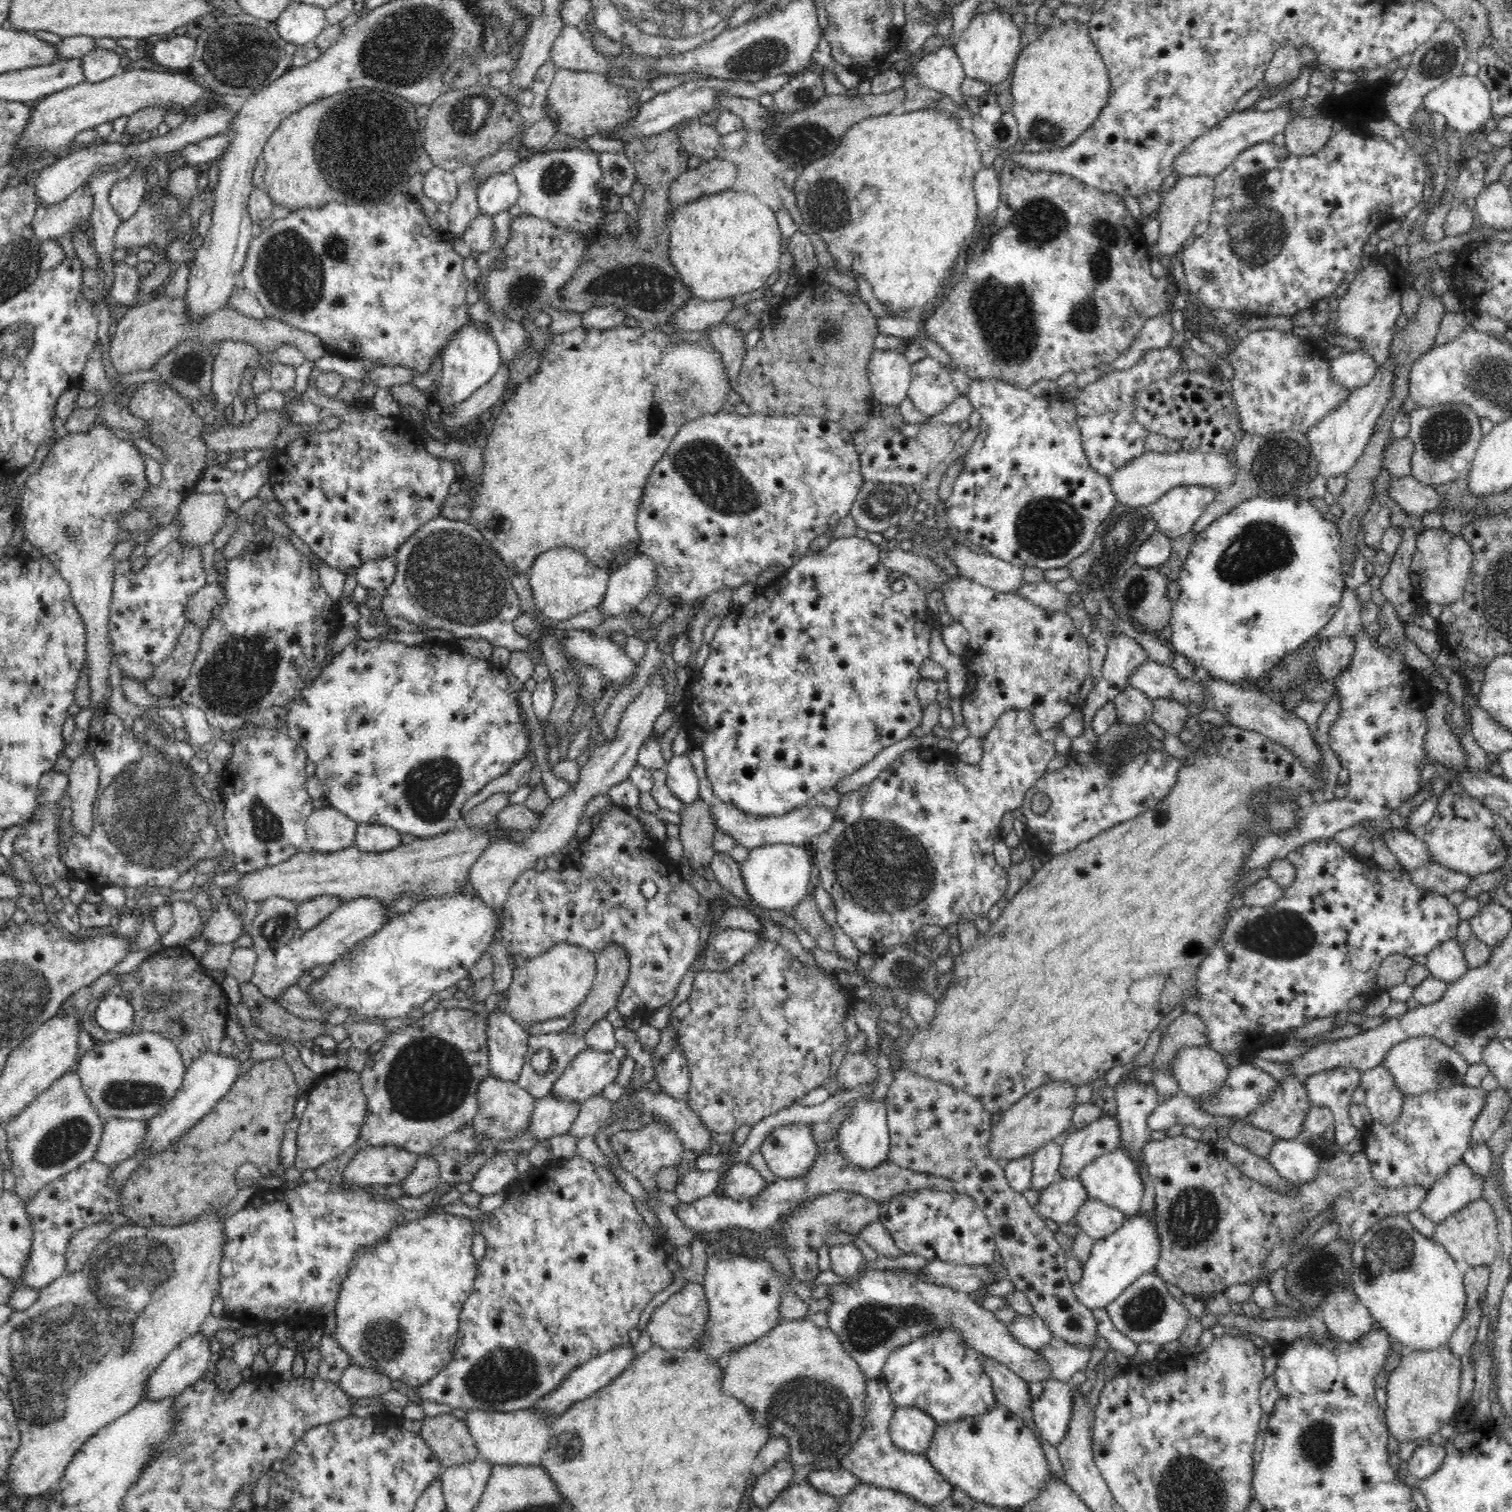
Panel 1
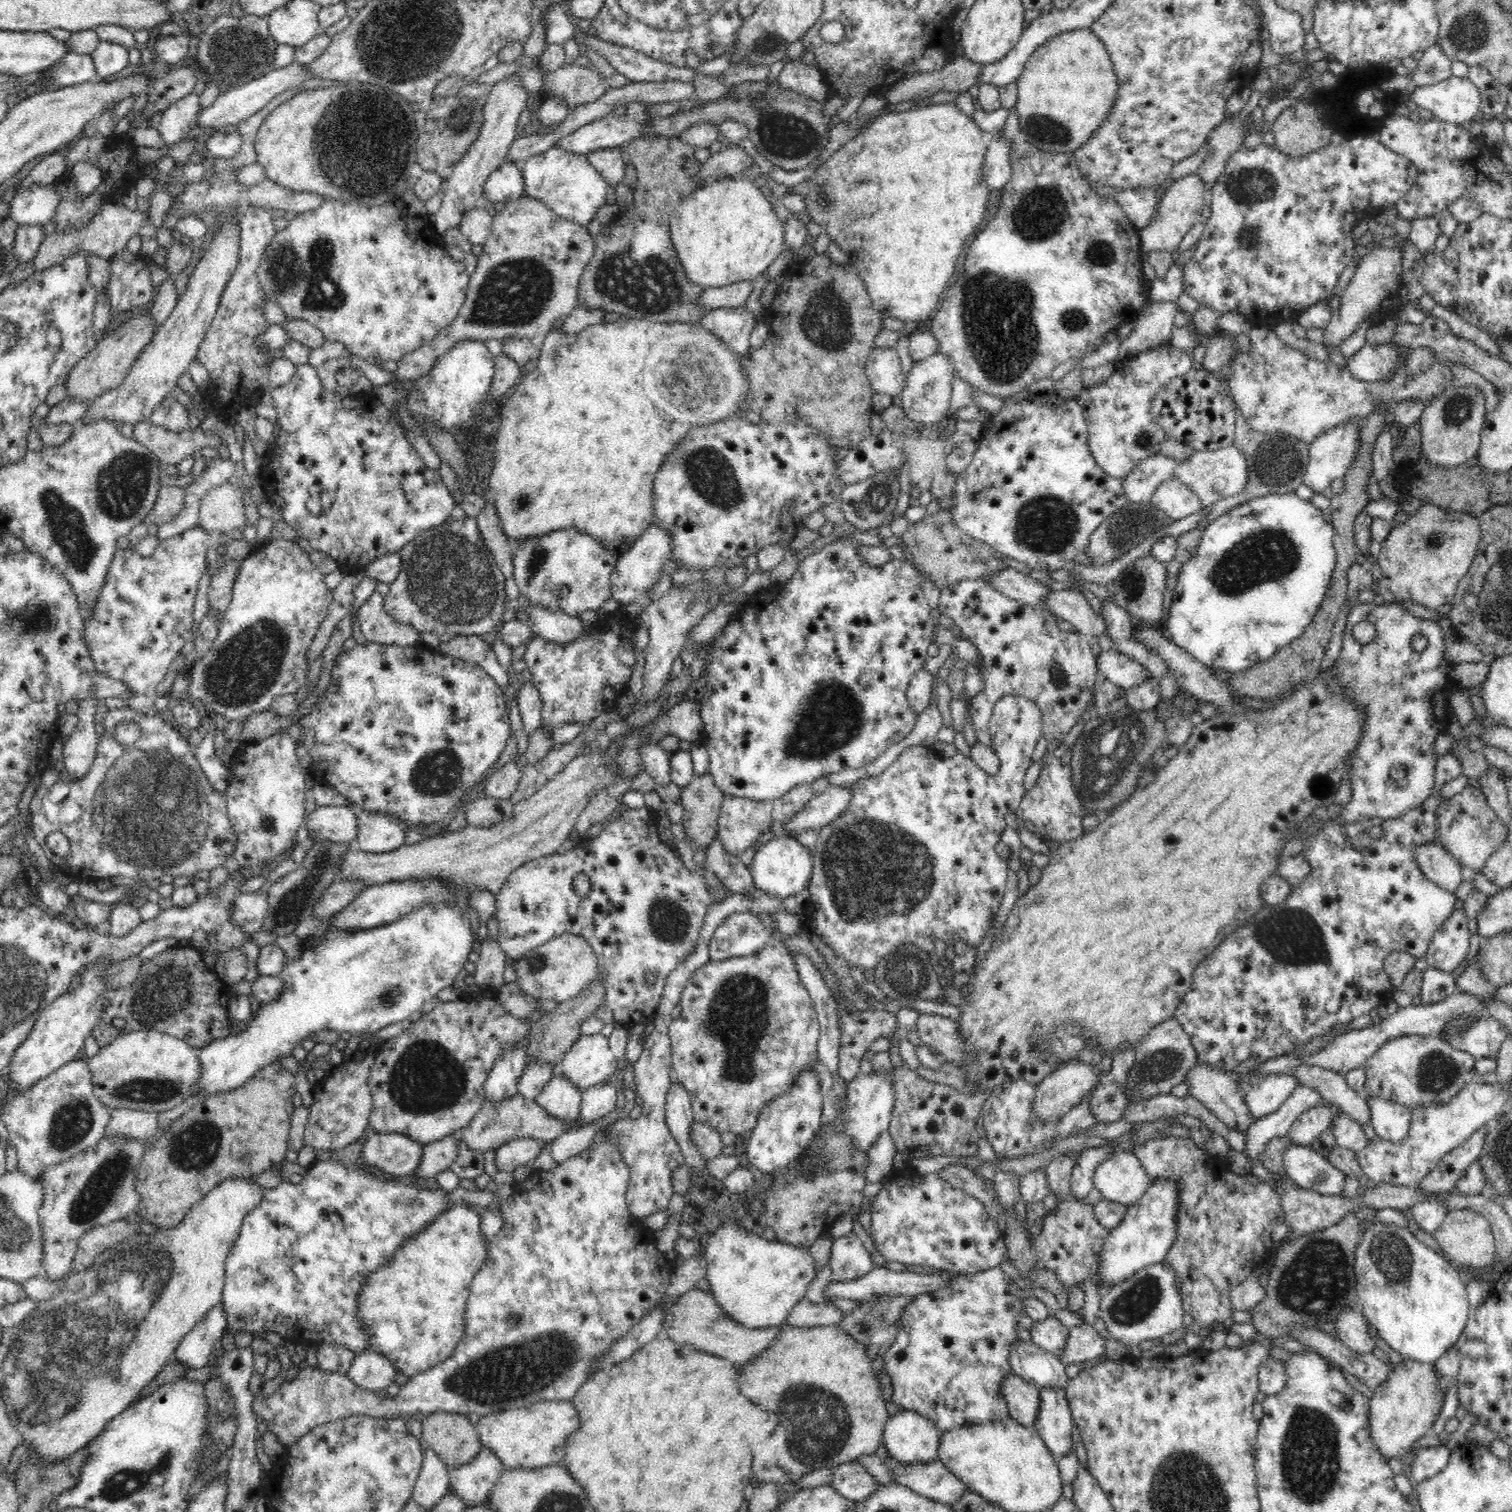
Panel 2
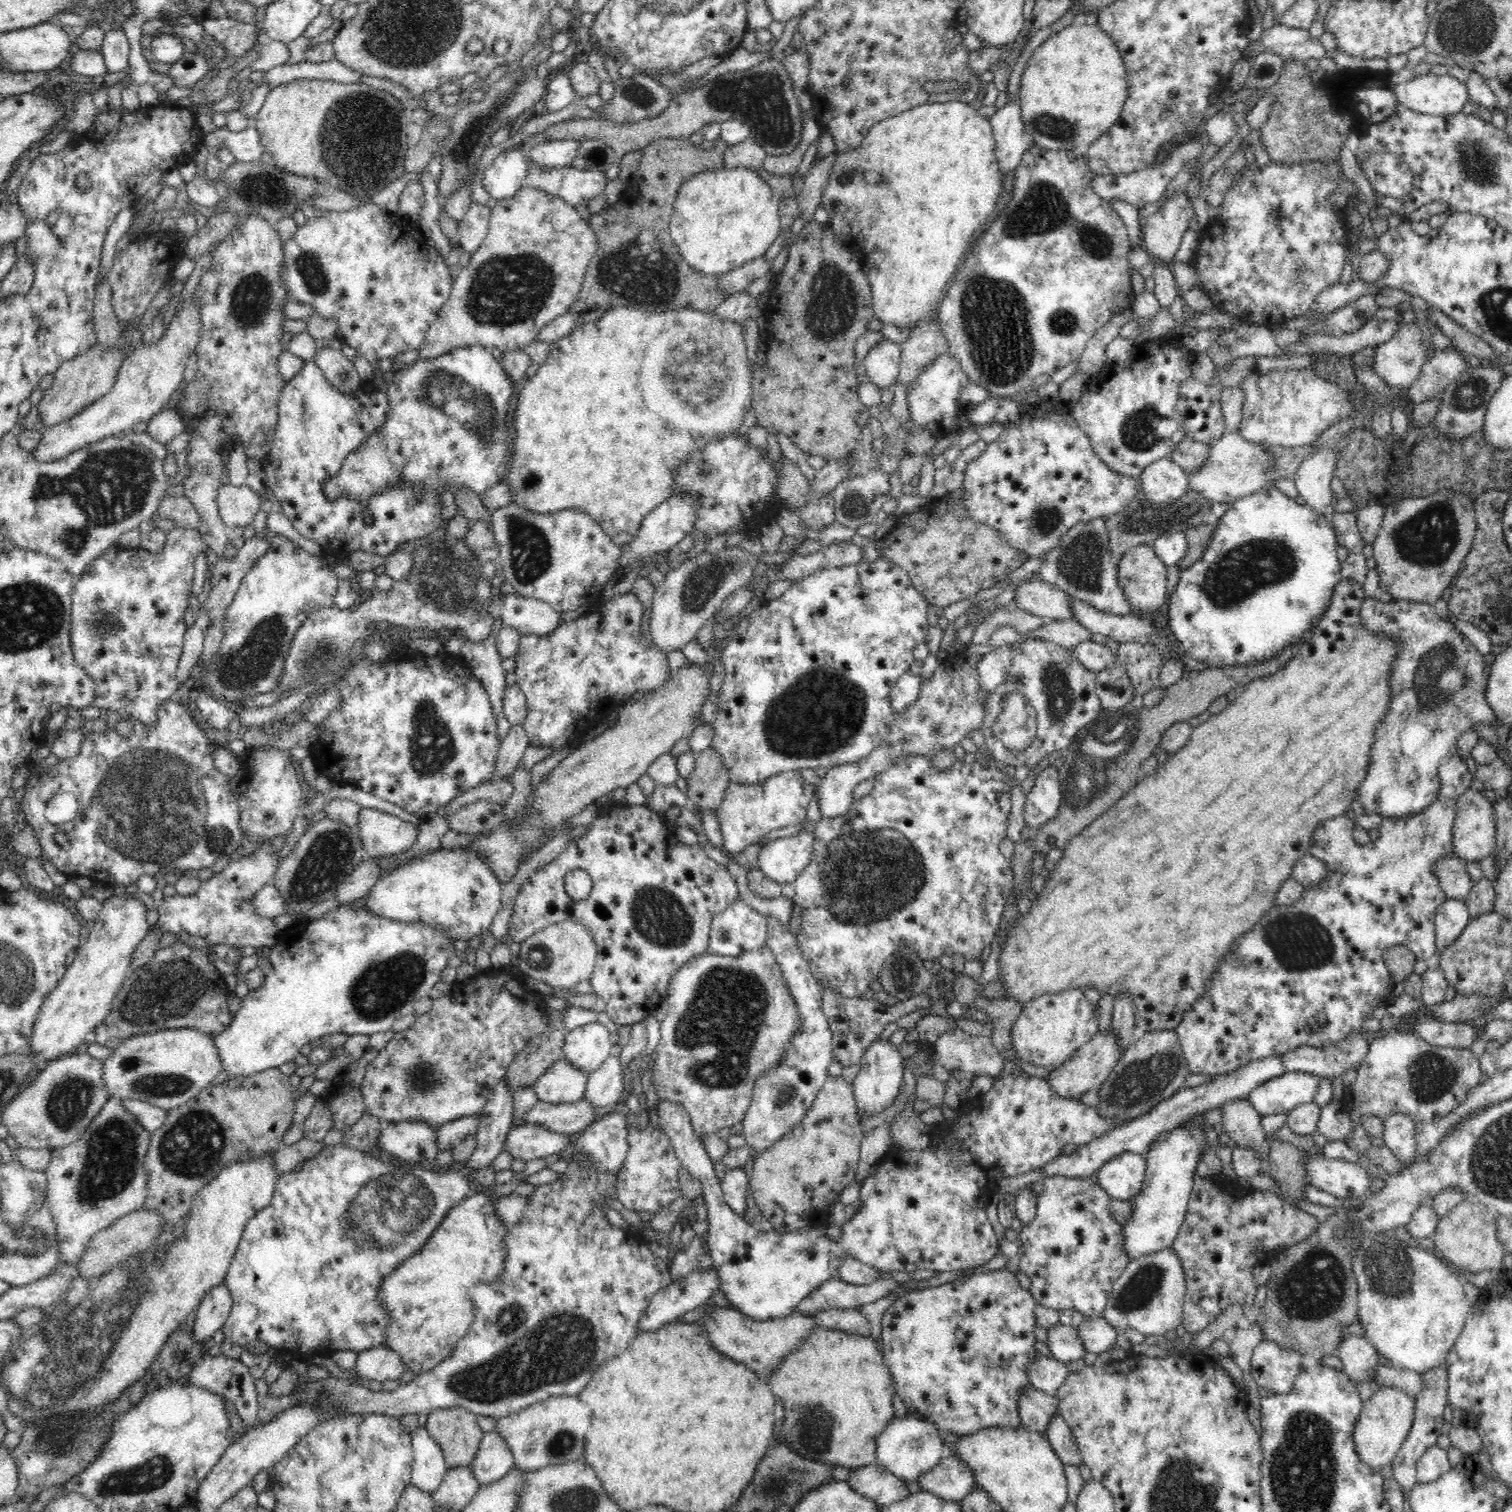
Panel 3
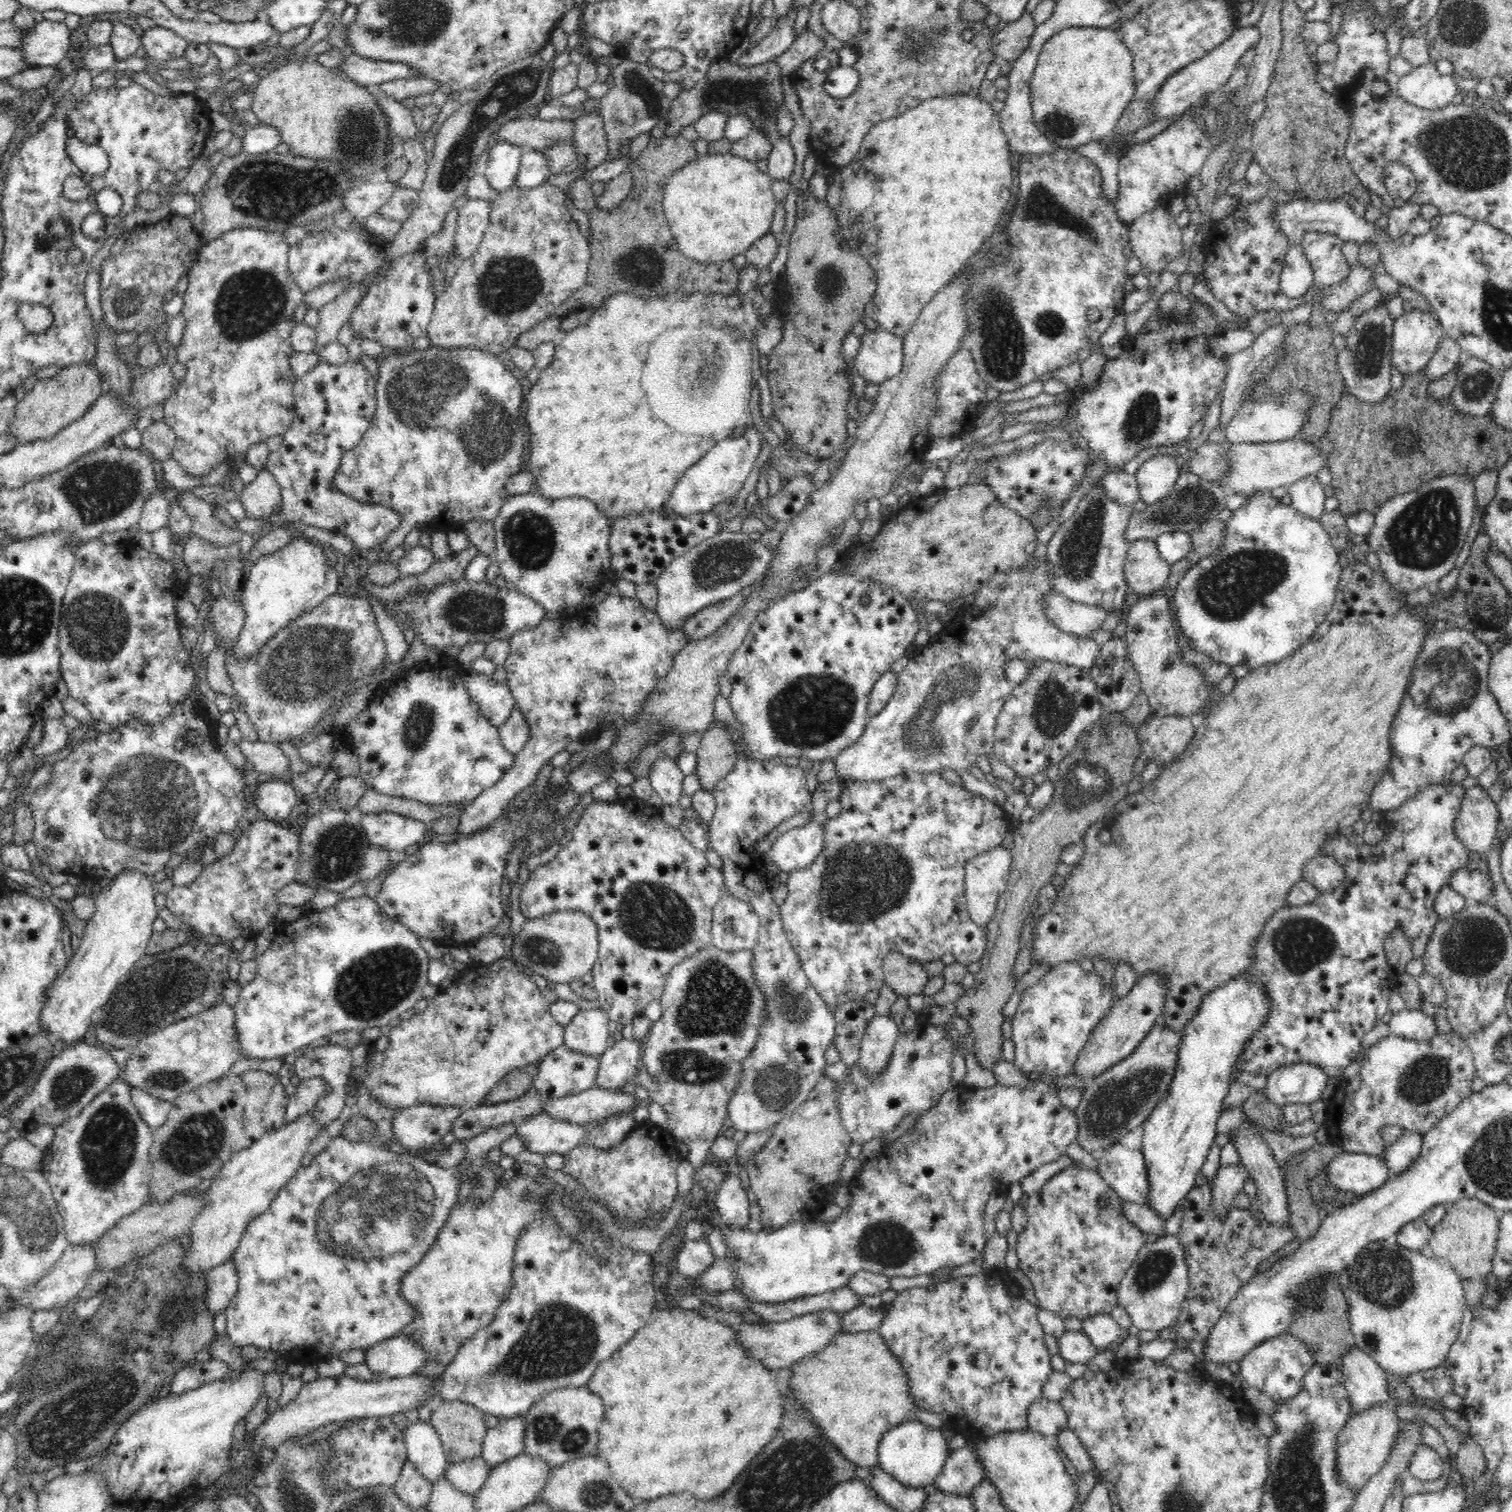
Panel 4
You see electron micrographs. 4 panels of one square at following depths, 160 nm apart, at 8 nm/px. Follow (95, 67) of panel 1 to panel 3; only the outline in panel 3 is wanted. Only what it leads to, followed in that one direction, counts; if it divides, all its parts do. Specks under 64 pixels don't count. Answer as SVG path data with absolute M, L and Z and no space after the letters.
M124 29L106 30L100 52L106 63L107 73L126 71L129 65L130 43Z

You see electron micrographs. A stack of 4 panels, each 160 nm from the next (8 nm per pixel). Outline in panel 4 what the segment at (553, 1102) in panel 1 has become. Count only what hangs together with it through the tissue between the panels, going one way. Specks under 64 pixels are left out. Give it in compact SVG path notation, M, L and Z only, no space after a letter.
M562 1045L540 1062L532 1086L550 1099L565 1097L596 1085L600 1057L571 1051Z

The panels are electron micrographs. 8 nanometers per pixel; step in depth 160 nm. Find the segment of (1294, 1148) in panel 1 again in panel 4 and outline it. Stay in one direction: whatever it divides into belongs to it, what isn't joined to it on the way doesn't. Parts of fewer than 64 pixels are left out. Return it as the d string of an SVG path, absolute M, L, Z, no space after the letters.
M1366 1153L1338 1154L1325 1167L1328 1182L1338 1191L1365 1195L1390 1178L1387 1162Z

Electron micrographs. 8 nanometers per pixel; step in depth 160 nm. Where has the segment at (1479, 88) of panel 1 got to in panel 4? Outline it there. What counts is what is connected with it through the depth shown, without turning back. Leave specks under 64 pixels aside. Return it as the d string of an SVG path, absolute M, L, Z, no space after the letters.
M1428 62L1393 79L1393 90L1411 105L1433 111L1451 103L1460 89L1452 75L1440 74L1437 65Z

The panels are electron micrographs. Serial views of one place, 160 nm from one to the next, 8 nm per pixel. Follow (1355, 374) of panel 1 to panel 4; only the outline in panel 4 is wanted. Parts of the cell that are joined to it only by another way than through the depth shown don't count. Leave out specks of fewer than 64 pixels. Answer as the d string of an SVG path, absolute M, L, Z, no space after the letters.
M1419 309L1404 312L1393 322L1391 355L1393 367L1396 367L1404 378L1424 371L1444 336L1446 336L1445 330L1434 313Z

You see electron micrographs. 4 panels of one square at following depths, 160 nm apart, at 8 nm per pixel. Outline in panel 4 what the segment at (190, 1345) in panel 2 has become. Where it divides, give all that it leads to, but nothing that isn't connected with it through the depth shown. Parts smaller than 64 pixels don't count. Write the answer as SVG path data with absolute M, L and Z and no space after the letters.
M228 1259L207 1272L206 1287L208 1309L217 1316L230 1306L231 1298L237 1293L238 1275L233 1259Z

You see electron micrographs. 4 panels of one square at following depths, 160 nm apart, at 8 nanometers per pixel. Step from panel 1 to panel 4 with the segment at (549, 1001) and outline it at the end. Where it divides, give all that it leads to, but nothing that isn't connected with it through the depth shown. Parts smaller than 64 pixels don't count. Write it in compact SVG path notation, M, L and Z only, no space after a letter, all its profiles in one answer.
M558 911L542 918L526 919L519 934L513 938L512 957L518 964L547 979L550 985L566 984L582 979L598 961L599 934L596 923L582 911Z

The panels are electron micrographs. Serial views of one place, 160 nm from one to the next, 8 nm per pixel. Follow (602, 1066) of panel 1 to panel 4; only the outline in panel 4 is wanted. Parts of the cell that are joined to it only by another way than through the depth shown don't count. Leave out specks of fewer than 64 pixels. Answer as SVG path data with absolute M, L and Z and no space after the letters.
M600 1008L580 1009L564 1028L564 1046L584 1055L600 1057L608 1044L608 1013Z

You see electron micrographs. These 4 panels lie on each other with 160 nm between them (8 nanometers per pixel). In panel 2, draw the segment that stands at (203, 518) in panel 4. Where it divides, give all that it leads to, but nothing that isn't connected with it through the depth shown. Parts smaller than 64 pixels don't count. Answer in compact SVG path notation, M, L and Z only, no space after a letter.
M161 486L161 490L152 508L146 516L145 523L152 522L158 526L172 520L184 510L186 491L176 486Z

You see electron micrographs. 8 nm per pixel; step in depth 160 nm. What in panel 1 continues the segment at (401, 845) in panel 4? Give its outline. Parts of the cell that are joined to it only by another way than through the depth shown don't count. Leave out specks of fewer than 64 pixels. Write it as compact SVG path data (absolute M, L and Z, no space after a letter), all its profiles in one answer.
M359 824L355 846L362 852L388 852L401 846L401 835L394 828L378 824Z

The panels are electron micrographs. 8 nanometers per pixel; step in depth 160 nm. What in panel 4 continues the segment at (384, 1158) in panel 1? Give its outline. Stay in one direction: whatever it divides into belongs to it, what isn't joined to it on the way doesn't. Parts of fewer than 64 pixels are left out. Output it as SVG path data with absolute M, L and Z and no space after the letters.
M416 1104L412 1108L397 1110L392 1122L392 1131L394 1131L394 1141L398 1141L404 1148L410 1150L412 1154L418 1154L419 1151L430 1148L432 1144L440 1142L442 1137L451 1131L452 1124L462 1113L458 1106L435 1106L434 1104Z

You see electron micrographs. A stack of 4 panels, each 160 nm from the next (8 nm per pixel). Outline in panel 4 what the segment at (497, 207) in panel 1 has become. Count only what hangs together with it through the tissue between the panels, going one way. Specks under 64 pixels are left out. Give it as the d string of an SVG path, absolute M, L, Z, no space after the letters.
M498 140L490 150L487 167L483 172L492 188L498 192L512 188L519 173L523 151L515 144Z

